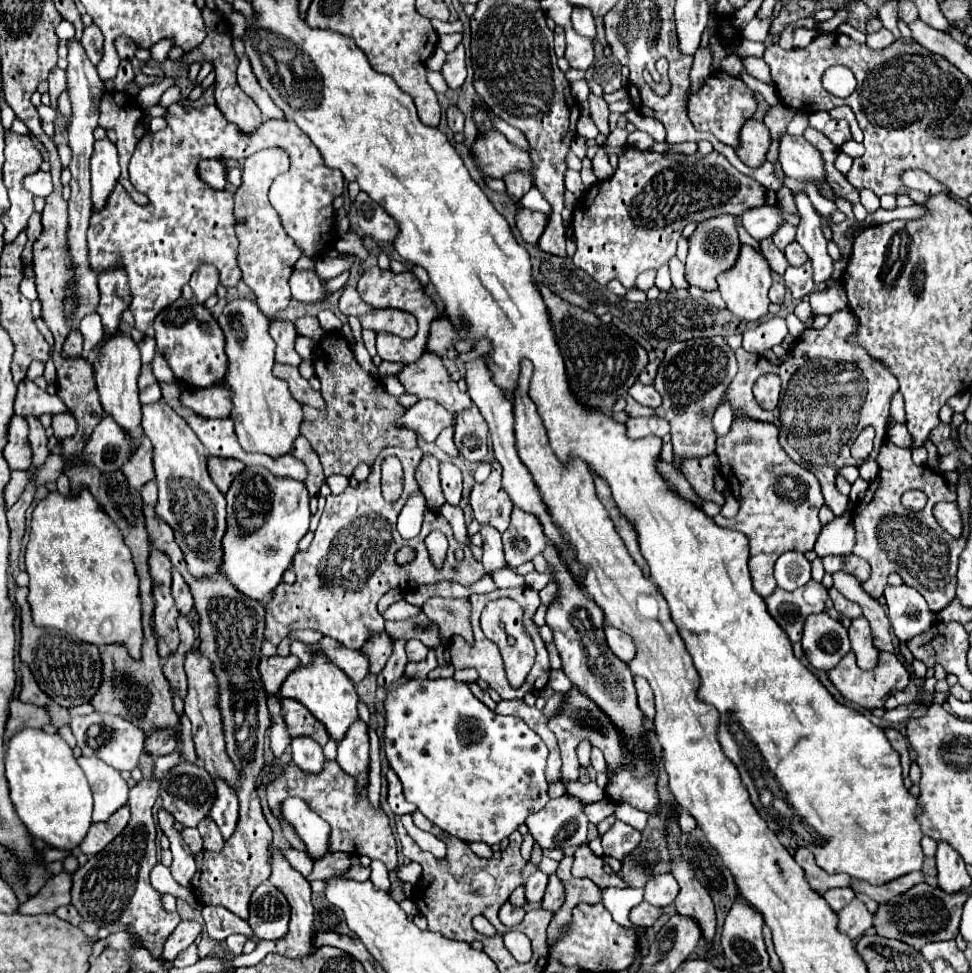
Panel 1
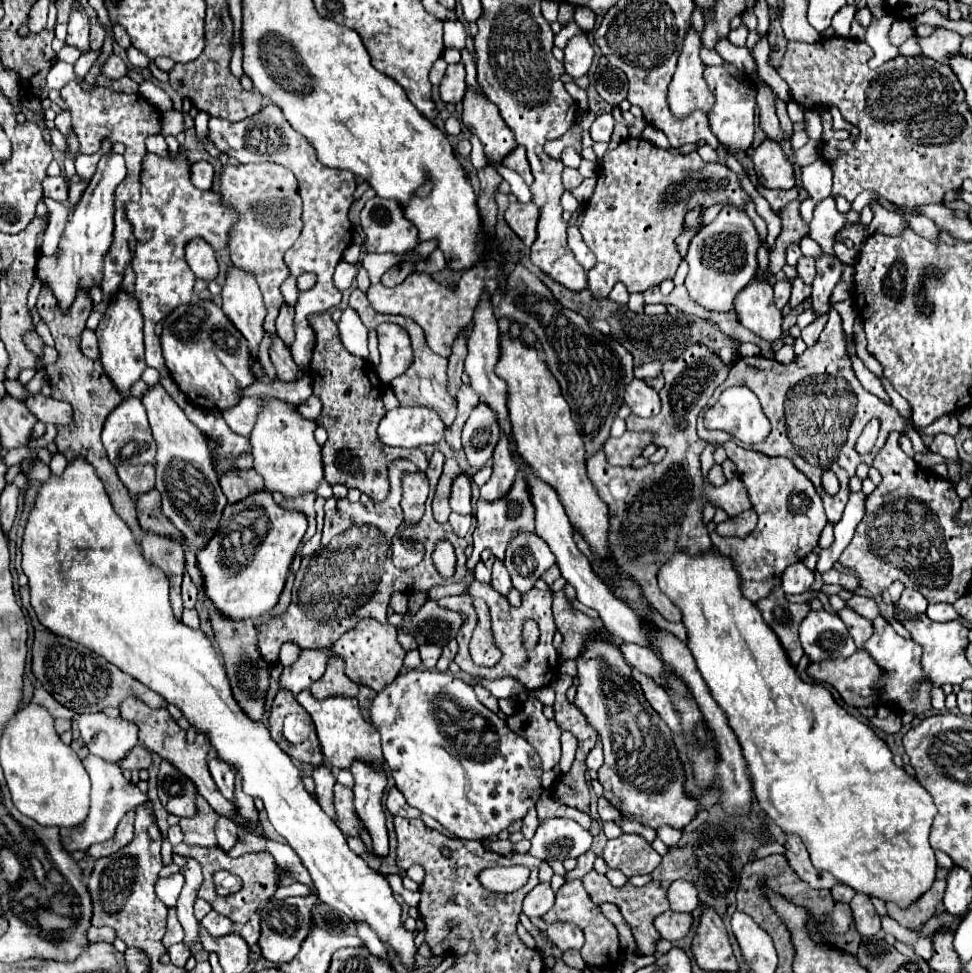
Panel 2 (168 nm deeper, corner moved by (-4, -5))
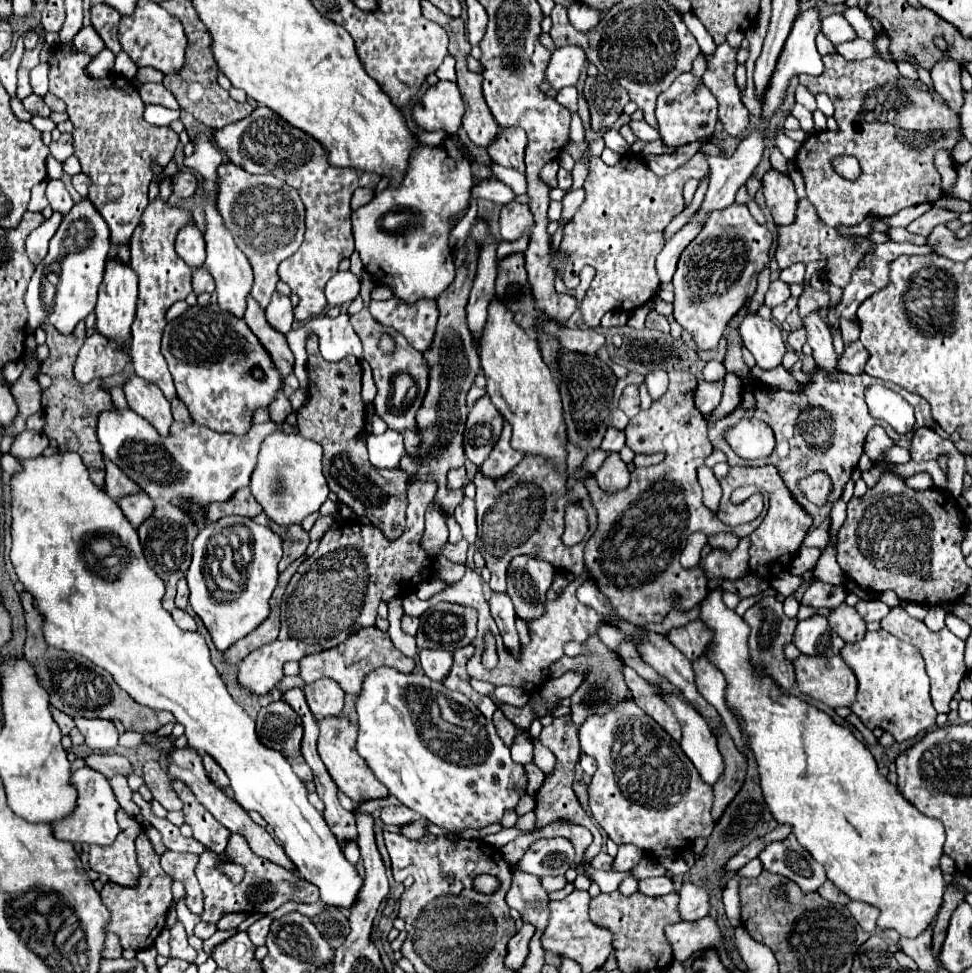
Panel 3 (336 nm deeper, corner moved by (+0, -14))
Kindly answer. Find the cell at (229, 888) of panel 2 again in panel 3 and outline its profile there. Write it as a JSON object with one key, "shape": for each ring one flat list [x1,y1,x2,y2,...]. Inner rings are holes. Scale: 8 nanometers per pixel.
{"shape":[[231,835,229,839,229,845,225,849,225,857,227,861,231,863,237,863,245,869,245,877,241,883,233,883,229,881,221,871,219,871,219,855,215,851,209,851,205,849,203,855,199,857,199,863,195,867,195,875,201,883,201,889,203,889,203,895,205,895,205,909,201,913,201,919,207,921,207,923,213,923,217,925,219,919,223,915,229,915,229,913,273,913,277,907,281,907,283,903,287,901,297,901,297,903,315,903,319,899,319,891,313,883,307,883,305,879,301,879,299,875,295,875,293,871,287,871,259,855,255,855,245,837,243,835],[275,903,273,907,263,907,263,905,271,905]]}

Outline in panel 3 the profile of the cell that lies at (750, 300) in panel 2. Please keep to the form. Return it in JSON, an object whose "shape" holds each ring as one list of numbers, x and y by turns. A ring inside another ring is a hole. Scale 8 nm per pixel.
{"shape":[[751,313,743,319,739,329,743,345,751,351,761,369,775,369,781,365,787,349,781,339,781,329,773,321,765,321]]}

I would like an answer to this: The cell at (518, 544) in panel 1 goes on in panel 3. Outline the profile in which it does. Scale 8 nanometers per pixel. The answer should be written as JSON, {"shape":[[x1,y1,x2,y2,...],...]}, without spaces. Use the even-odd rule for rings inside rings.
{"shape":[[521,555,511,561,507,571,507,595,525,625,545,613,545,595,551,589,553,577,555,569,541,559]]}

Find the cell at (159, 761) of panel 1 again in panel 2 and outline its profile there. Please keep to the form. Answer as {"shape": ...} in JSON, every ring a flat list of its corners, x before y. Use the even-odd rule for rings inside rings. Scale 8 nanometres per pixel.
{"shape":[[89,754,85,760,83,760,83,766,85,770,89,772,91,776,91,812,85,820,83,826,79,828,71,828,71,830,65,830,65,834,61,834,61,844,63,848,73,854,73,852,85,852,91,844,97,844,97,842,105,842,109,838,113,838,115,834,115,828,117,824,121,822,121,818,137,808,139,804,147,802,147,794,141,792,133,782,129,782,117,764,109,764,105,762,103,758,95,758,93,754]]}

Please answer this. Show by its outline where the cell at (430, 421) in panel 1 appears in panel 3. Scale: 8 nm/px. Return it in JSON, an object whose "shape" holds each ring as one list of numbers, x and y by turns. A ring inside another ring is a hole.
{"shape":[[387,429,383,435,369,435,367,449,369,461,379,469,395,469,405,453,403,437,393,429]]}

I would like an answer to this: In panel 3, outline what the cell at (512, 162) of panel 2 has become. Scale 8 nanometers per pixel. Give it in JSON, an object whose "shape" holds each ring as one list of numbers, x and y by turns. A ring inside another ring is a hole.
{"shape":[[501,127,499,135,495,137,495,141,491,141,487,151,489,151,489,157,497,165,511,167,511,169,517,169,517,171,525,173,525,163,523,163,525,143,527,143,525,131]]}

